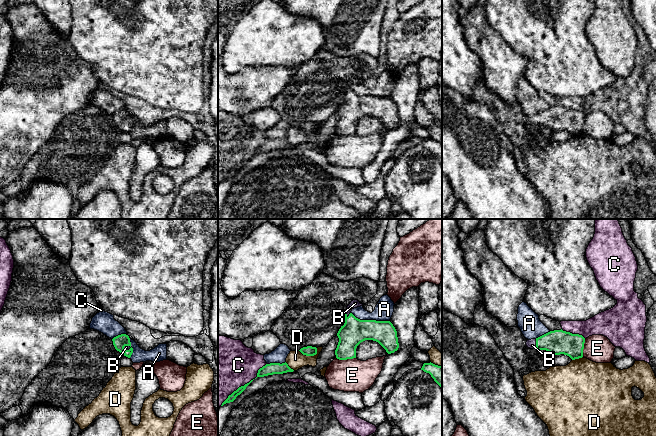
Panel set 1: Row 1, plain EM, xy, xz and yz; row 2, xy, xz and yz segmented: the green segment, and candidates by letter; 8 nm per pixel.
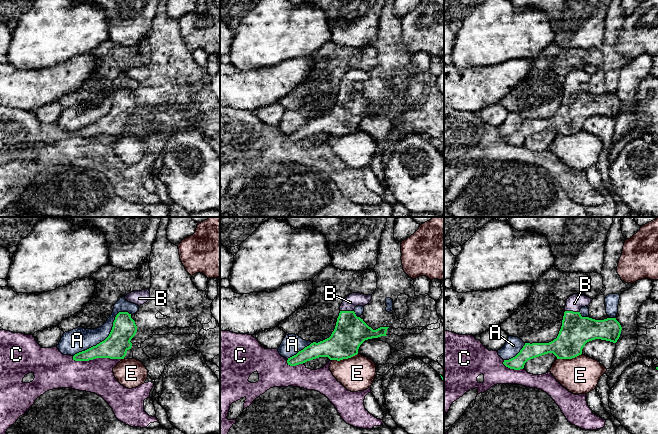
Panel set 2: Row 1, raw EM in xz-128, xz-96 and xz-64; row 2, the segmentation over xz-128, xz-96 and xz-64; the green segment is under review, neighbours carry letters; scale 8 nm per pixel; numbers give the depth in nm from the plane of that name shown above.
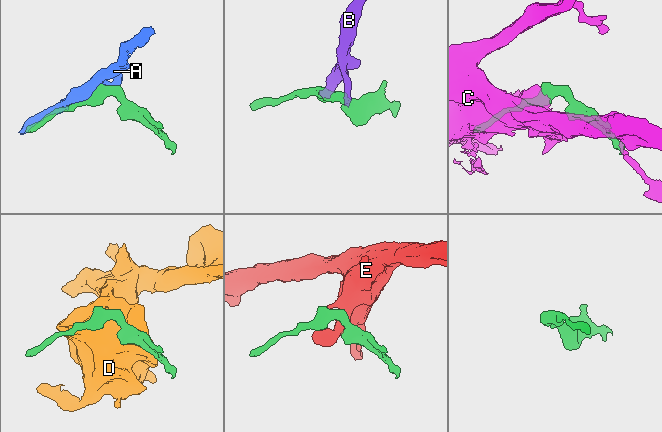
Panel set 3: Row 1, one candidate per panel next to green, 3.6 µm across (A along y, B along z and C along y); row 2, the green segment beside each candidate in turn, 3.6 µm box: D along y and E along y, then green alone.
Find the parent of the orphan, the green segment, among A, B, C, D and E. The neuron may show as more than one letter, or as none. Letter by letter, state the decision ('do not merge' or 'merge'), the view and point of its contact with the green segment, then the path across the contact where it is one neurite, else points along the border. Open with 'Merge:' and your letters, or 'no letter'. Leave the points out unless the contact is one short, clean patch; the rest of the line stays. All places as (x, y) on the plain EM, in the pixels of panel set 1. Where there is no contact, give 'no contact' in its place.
Merge: B
A: do not merge | xz (370, 96)
B: merge | yz (536, 120) | across yz (557, 118), (536, 120), (531, 120)
C: do not merge | xz (245, 160)
D: do not merge | xz (308, 131)
E: do not merge | xz (346, 135)

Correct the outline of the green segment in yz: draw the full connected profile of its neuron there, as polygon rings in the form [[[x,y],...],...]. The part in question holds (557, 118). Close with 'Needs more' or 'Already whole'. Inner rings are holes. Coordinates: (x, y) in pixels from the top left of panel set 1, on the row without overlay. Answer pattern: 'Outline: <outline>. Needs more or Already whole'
Outline: [[[561,105],[527,116],[526,122],[530,125],[546,126],[553,132],[564,130],[575,136],[583,133],[584,119],[585,114],[582,111]]]. Needs more

